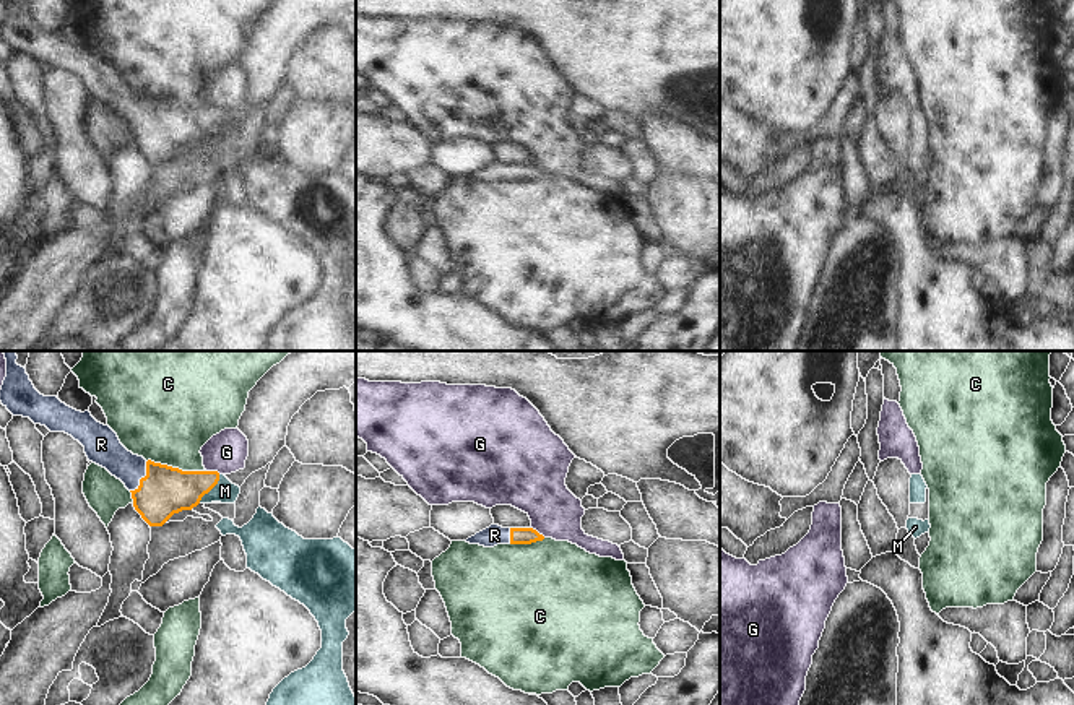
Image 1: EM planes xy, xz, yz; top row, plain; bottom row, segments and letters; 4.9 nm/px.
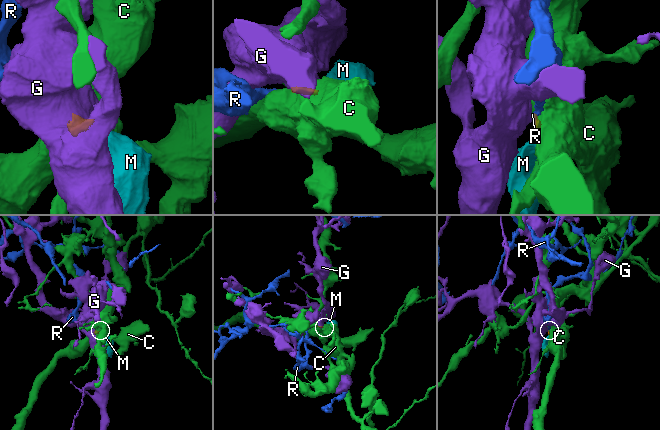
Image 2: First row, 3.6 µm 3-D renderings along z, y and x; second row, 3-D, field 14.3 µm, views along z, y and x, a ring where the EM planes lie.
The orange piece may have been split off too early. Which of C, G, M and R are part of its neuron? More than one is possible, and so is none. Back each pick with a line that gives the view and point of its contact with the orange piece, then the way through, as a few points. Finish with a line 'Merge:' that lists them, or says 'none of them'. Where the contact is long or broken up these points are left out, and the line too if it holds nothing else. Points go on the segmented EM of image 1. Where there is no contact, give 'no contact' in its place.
M: xy (210, 489) | across xy (164, 491), (210, 489), (225, 491)
R: xy (142, 478) | across xy (164, 491), (158, 491), (142, 478), (103, 447)
Merge: M, R

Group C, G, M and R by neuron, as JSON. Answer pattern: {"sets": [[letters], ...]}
{"sets": [["C"], ["G"], ["M", "R"]]}

